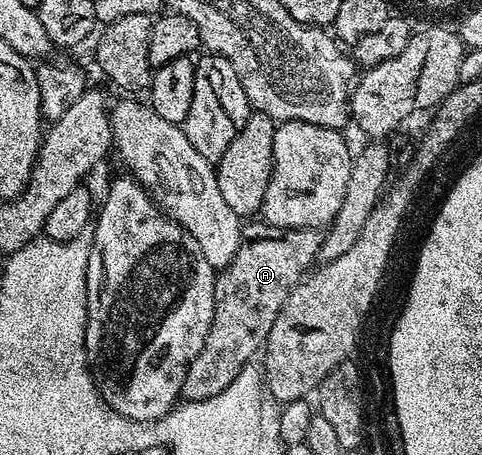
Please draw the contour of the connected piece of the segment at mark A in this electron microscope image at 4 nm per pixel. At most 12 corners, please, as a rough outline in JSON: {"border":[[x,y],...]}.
{"border":[[244,225],[184,399],[217,396],[264,349],[316,265],[319,230]]}

